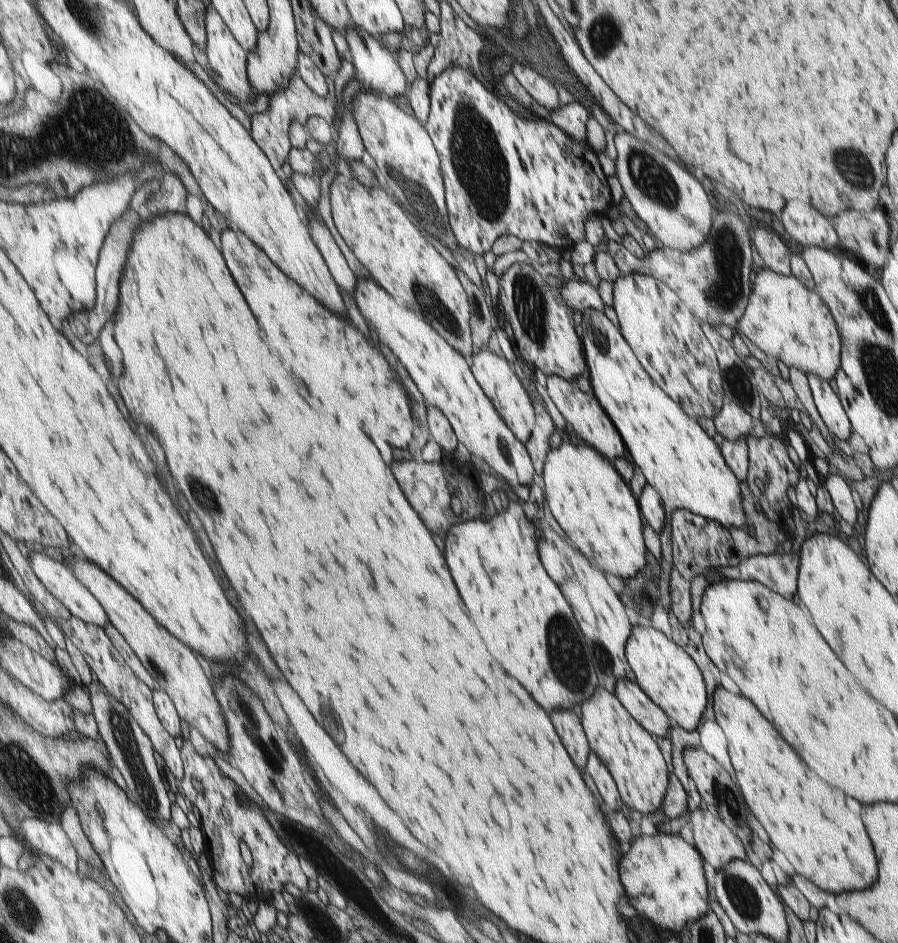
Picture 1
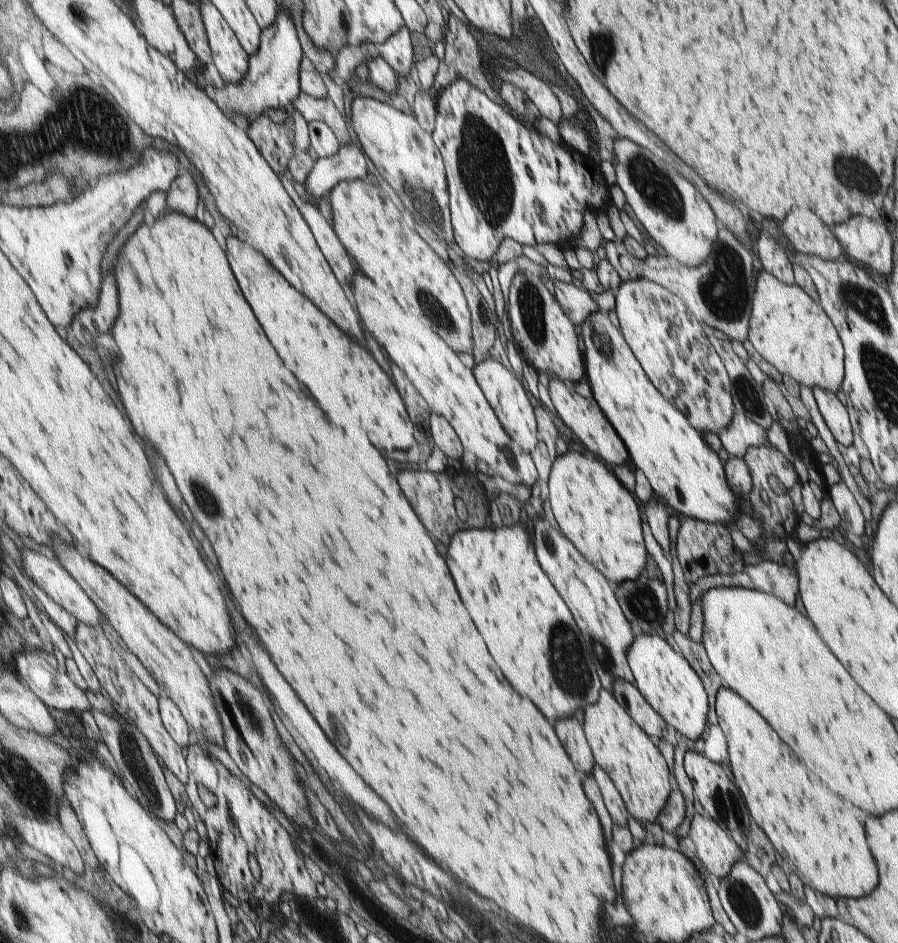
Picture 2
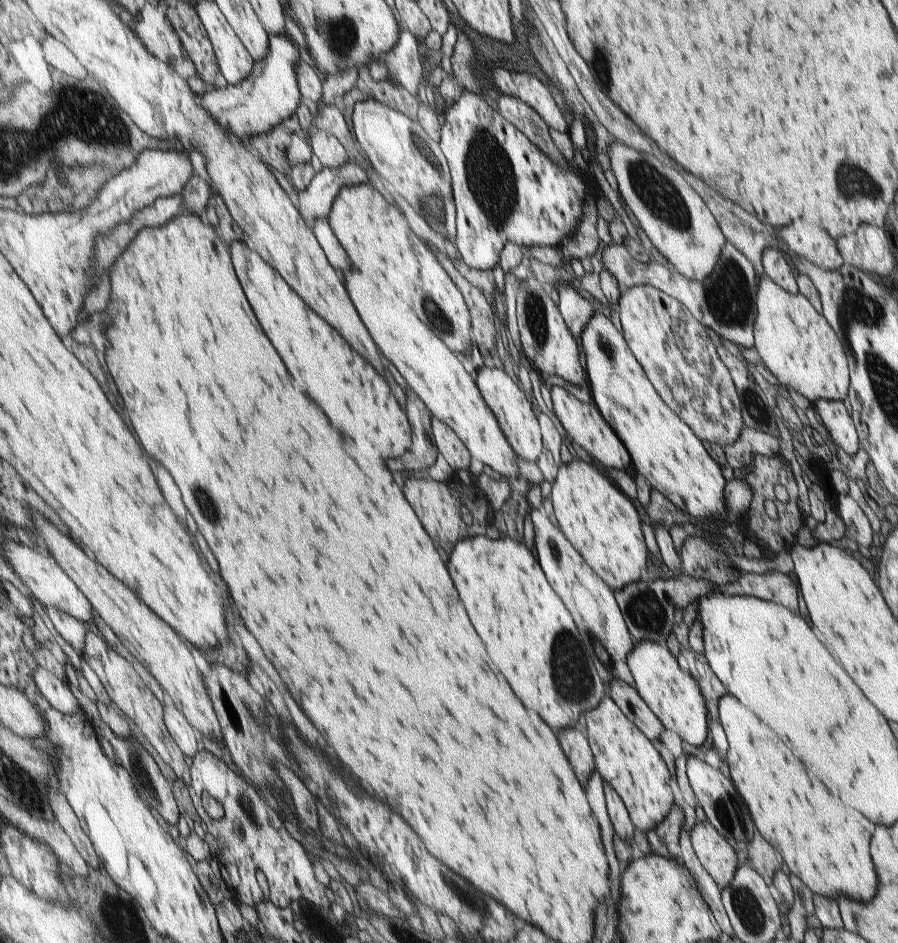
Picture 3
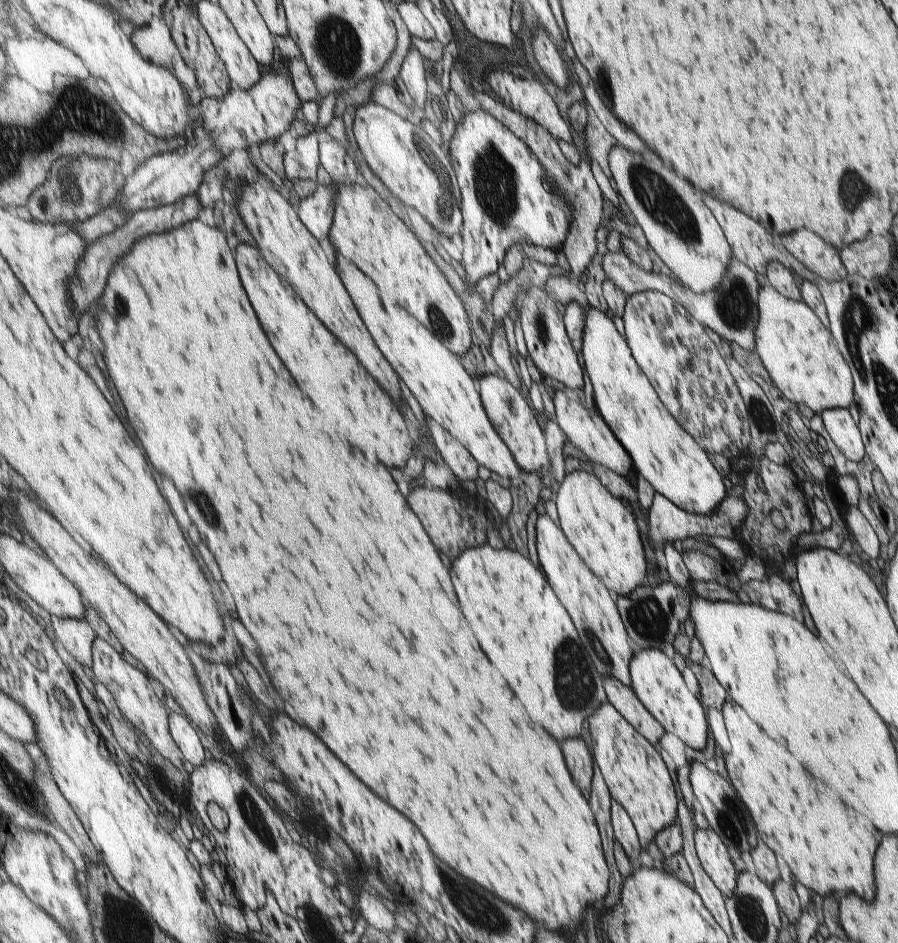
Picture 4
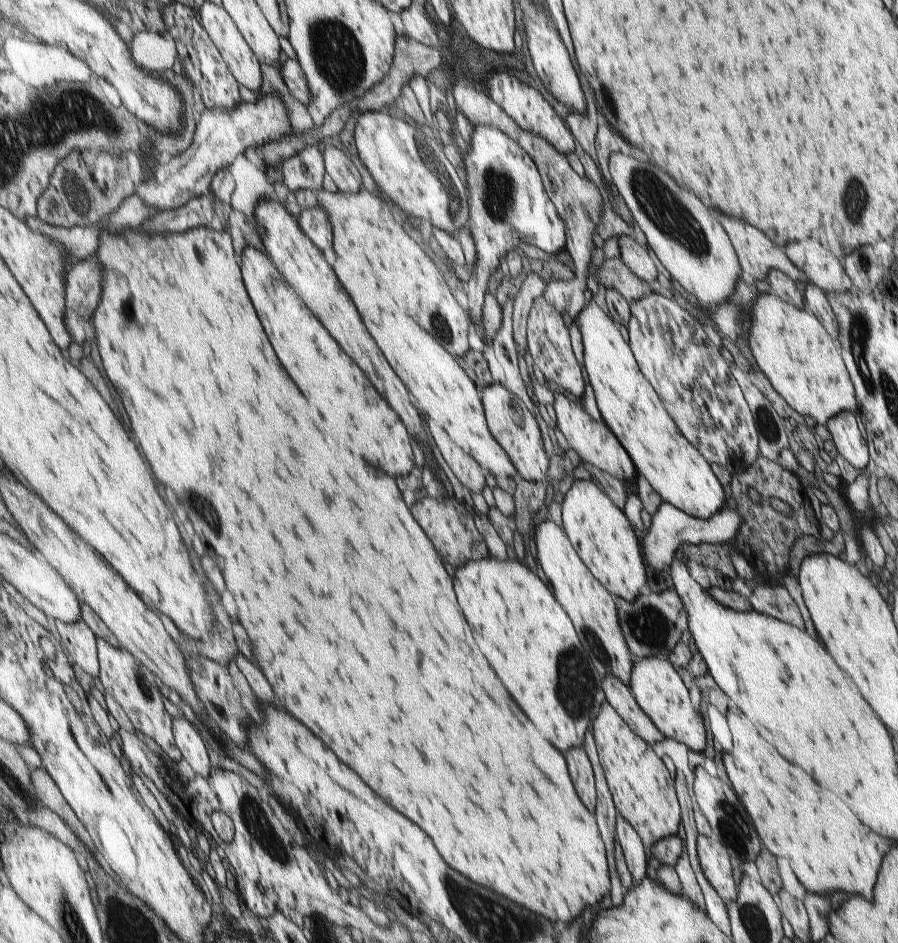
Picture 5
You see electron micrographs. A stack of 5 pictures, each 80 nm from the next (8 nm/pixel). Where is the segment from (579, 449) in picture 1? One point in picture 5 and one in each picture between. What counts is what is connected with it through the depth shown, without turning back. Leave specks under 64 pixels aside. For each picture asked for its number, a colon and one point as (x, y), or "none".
2: (595, 513)
3: (599, 522)
4: (600, 529)
5: (603, 540)

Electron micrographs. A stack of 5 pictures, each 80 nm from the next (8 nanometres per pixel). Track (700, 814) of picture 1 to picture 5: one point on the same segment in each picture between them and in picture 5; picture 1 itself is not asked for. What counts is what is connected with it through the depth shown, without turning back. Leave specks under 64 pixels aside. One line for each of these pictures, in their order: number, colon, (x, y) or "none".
2: (718, 853)
3: (716, 856)
4: (713, 855)
5: (714, 862)

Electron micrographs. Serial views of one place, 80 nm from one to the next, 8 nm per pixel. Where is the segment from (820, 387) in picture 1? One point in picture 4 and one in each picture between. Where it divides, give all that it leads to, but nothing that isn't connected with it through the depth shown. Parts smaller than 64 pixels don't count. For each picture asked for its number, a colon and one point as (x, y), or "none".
2: (834, 414)
3: (837, 422)
4: (842, 430)

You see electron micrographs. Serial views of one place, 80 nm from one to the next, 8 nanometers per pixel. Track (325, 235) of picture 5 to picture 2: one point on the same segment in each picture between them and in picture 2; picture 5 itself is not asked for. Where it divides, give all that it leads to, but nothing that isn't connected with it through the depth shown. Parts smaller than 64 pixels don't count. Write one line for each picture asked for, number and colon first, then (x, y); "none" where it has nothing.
2: (348, 164)
3: (317, 201)
4: (317, 212)

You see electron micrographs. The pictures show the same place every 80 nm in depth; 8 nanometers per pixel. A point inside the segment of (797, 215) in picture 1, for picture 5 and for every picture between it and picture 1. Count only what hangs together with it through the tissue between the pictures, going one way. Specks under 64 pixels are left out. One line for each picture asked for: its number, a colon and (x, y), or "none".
2: (806, 233)
3: (804, 239)
4: (810, 250)
5: (820, 268)

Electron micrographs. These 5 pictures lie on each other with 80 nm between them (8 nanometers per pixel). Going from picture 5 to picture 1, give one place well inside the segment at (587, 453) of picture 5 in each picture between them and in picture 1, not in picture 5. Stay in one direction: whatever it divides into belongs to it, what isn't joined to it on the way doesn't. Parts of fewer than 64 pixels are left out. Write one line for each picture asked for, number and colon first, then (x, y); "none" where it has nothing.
1: (581, 411)
2: (582, 417)
3: (583, 424)
4: (587, 431)

